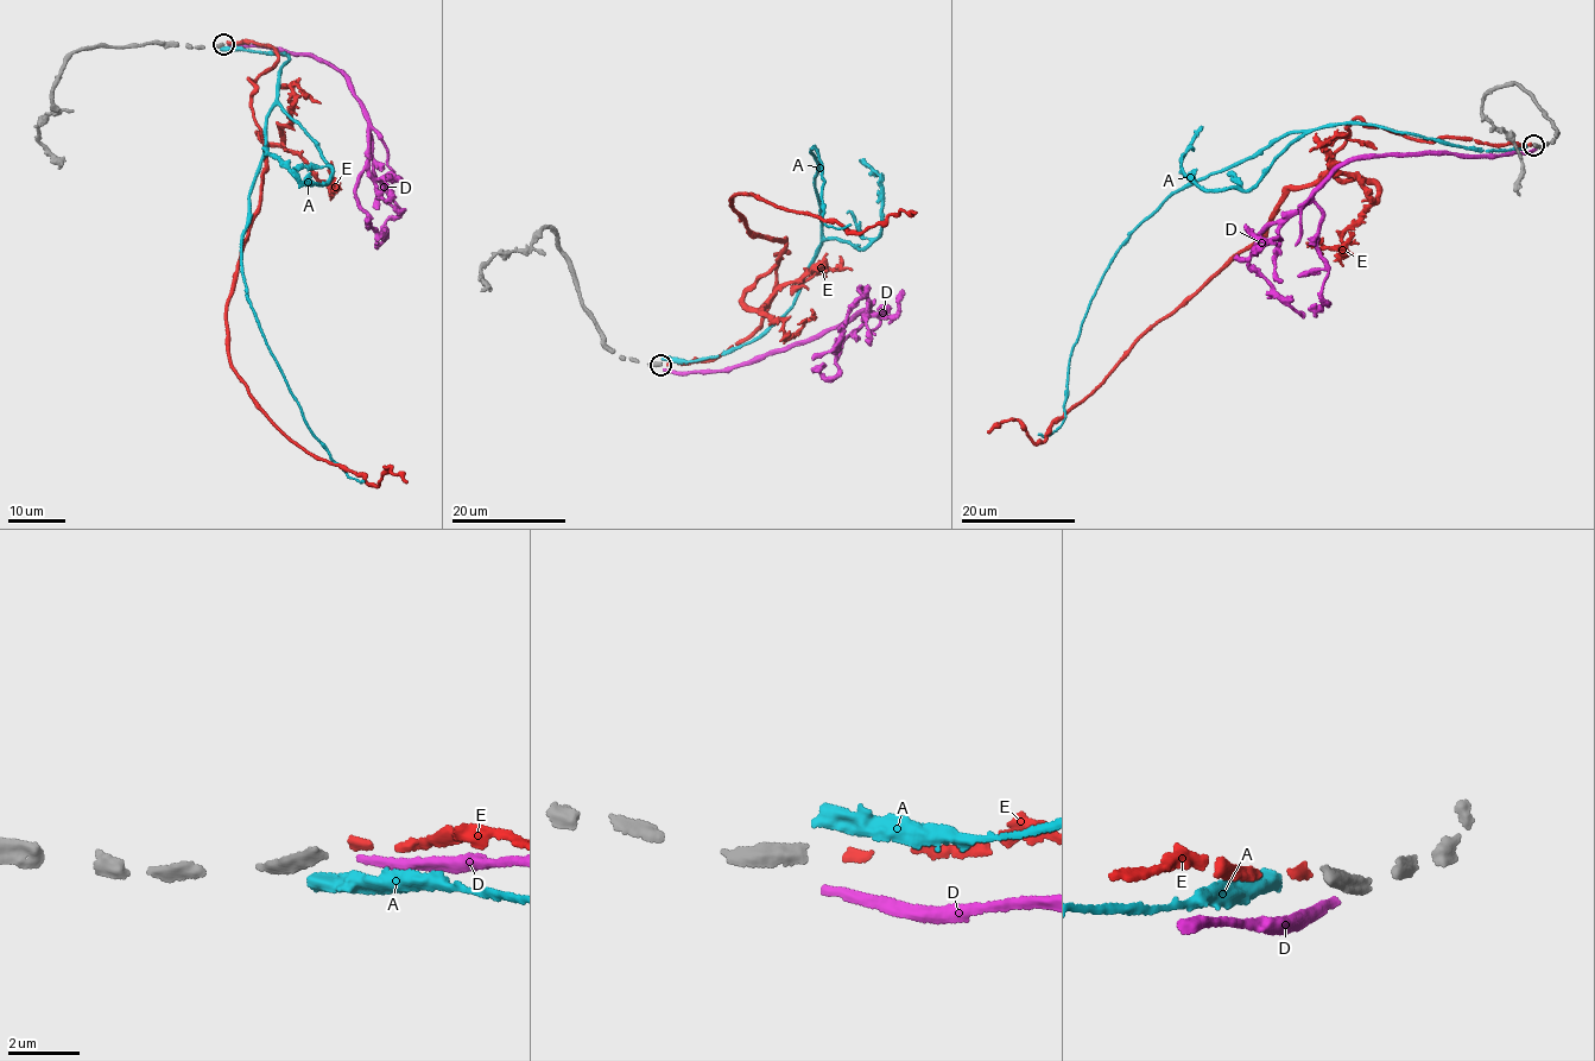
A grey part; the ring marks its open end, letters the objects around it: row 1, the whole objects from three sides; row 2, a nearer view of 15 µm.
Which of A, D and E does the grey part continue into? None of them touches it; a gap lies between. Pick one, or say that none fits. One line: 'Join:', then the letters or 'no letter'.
Join: E

